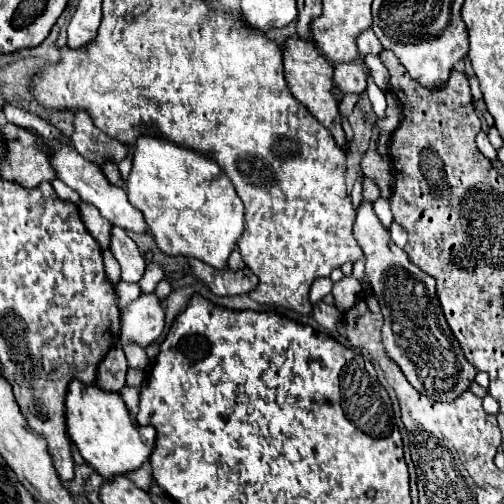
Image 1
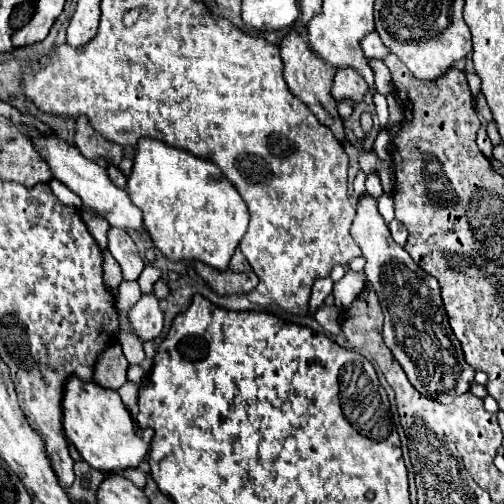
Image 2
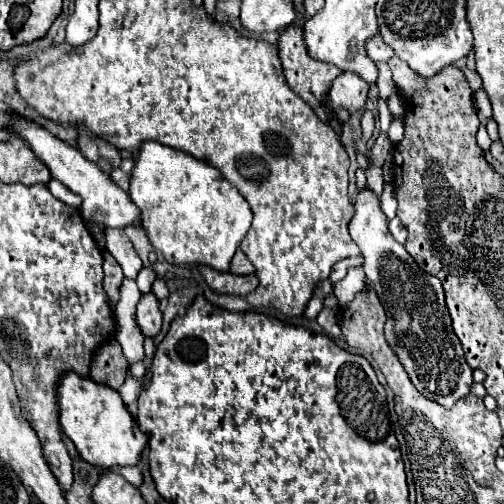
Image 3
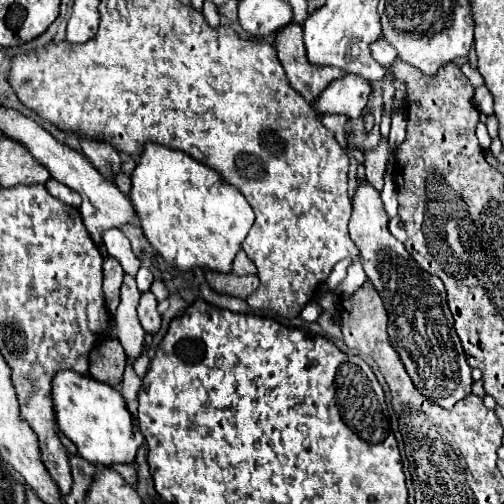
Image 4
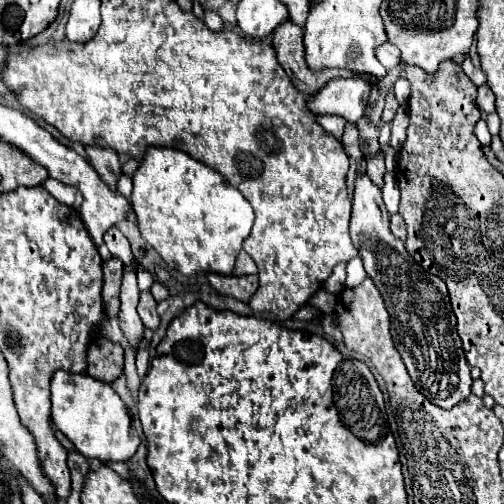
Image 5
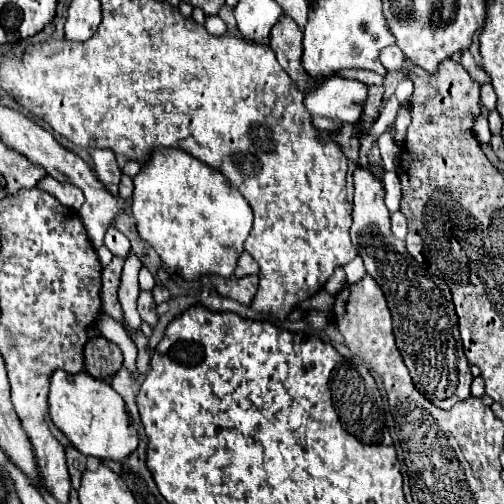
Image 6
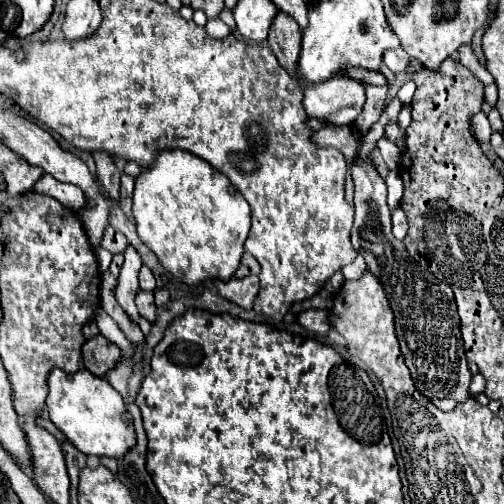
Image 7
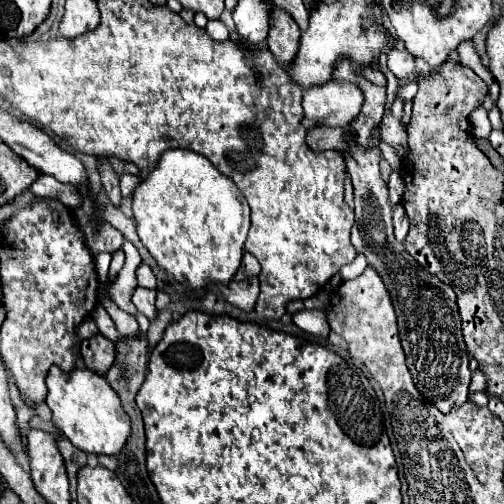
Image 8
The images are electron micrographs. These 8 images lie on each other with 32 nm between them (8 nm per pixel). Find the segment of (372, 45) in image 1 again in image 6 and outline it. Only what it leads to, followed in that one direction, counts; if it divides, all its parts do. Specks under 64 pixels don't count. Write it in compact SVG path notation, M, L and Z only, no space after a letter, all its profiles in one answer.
M398 46L384 48L384 52L380 52L380 60L382 60L384 68L390 72L400 72L406 66L406 56Z

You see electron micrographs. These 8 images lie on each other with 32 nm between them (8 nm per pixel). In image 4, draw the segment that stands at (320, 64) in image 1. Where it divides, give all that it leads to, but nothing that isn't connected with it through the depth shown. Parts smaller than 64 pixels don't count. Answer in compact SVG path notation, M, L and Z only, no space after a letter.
M286 24L280 28L276 32L274 46L292 88L300 92L306 102L312 102L324 90L324 84L330 84L332 80L348 74L340 68L312 68L312 64L308 64L302 42L302 26L298 24Z

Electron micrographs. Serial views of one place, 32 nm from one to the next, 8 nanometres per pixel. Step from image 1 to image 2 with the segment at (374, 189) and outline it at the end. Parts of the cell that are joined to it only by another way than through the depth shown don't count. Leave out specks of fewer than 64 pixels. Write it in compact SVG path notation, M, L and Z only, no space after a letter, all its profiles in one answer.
M376 172L366 178L366 192L370 196L374 196L374 198L380 198L382 196L382 184L380 184L380 178L378 178Z

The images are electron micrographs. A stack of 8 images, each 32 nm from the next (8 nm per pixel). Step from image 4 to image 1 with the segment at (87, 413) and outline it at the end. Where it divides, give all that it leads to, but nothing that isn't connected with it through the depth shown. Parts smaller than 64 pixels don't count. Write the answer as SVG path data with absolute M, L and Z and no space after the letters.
M76 378L68 384L64 406L68 438L76 444L82 458L106 480L138 470L148 460L156 438L153 429L138 426L118 392L104 392L96 384L84 384Z

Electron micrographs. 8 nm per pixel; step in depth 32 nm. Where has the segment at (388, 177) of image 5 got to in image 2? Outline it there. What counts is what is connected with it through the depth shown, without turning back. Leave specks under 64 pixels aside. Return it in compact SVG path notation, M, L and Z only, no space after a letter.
M384 192L378 198L378 210L380 210L380 214L384 216L386 222L392 222L394 220L394 198L392 198L390 192Z

